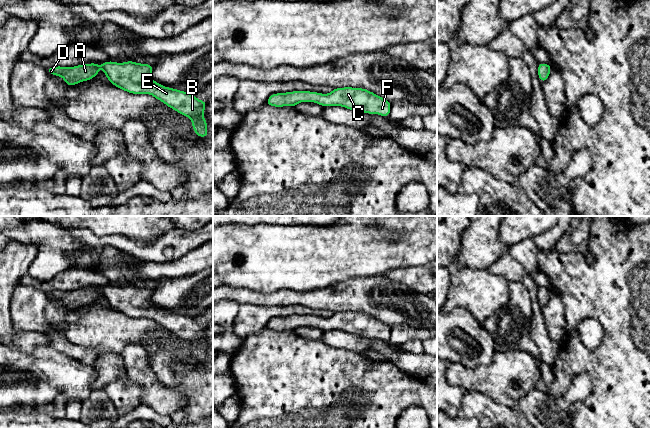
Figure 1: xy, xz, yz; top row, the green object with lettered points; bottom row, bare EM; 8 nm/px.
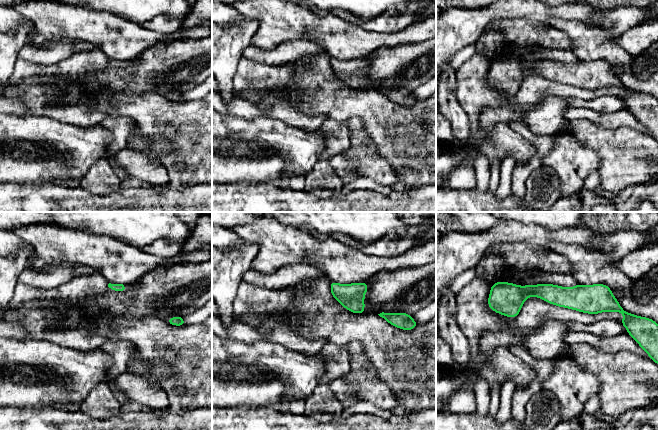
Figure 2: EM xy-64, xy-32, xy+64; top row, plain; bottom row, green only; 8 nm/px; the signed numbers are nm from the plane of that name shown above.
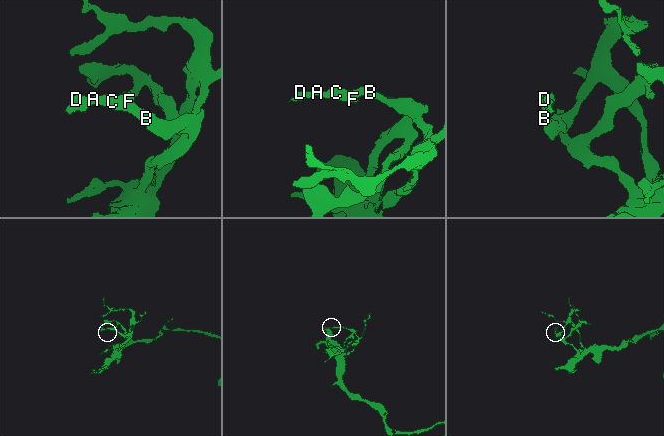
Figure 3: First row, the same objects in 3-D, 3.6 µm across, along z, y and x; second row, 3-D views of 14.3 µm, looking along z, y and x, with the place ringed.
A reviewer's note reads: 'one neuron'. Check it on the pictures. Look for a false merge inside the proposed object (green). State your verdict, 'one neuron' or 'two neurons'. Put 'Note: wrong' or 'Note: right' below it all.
one neuron
Note: right

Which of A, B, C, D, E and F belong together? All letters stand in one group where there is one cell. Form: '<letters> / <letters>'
A B C D E F

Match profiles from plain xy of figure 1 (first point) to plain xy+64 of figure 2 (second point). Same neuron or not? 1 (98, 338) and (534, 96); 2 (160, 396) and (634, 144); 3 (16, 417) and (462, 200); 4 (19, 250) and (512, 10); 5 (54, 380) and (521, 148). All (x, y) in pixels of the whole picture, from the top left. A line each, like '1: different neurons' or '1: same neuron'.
1: different neurons
2: same neuron
3: same neuron
4: same neuron
5: same neuron

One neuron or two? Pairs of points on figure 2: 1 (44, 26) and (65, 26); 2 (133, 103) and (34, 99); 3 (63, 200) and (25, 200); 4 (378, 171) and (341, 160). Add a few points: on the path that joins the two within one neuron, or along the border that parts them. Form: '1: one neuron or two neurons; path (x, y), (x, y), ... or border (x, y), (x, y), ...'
1: one neuron; path (49, 26), (60, 26)
2: two neurons; border (114, 95), (110, 99), (97, 97), (91, 104)
3: one neuron; path (54, 200), (34, 200)
4: two neurons; border (342, 153), (356, 164), (356, 172), (359, 175)

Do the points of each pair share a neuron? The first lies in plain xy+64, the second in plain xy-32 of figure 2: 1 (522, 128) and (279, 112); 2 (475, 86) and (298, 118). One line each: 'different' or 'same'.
1: same
2: different

